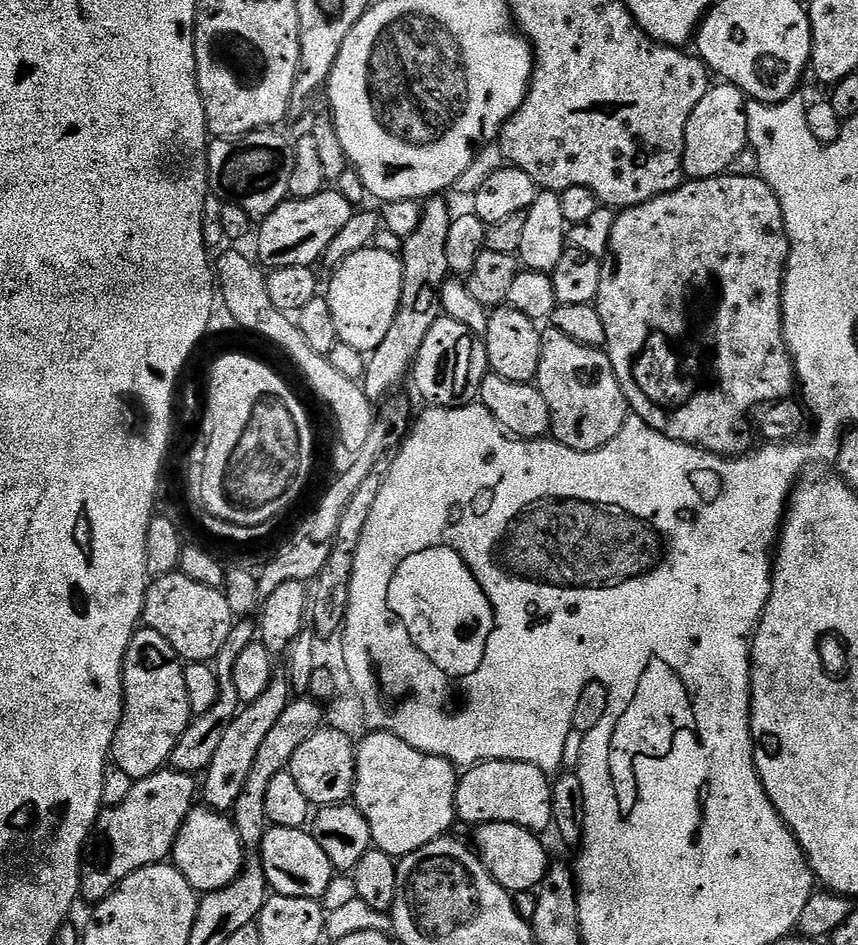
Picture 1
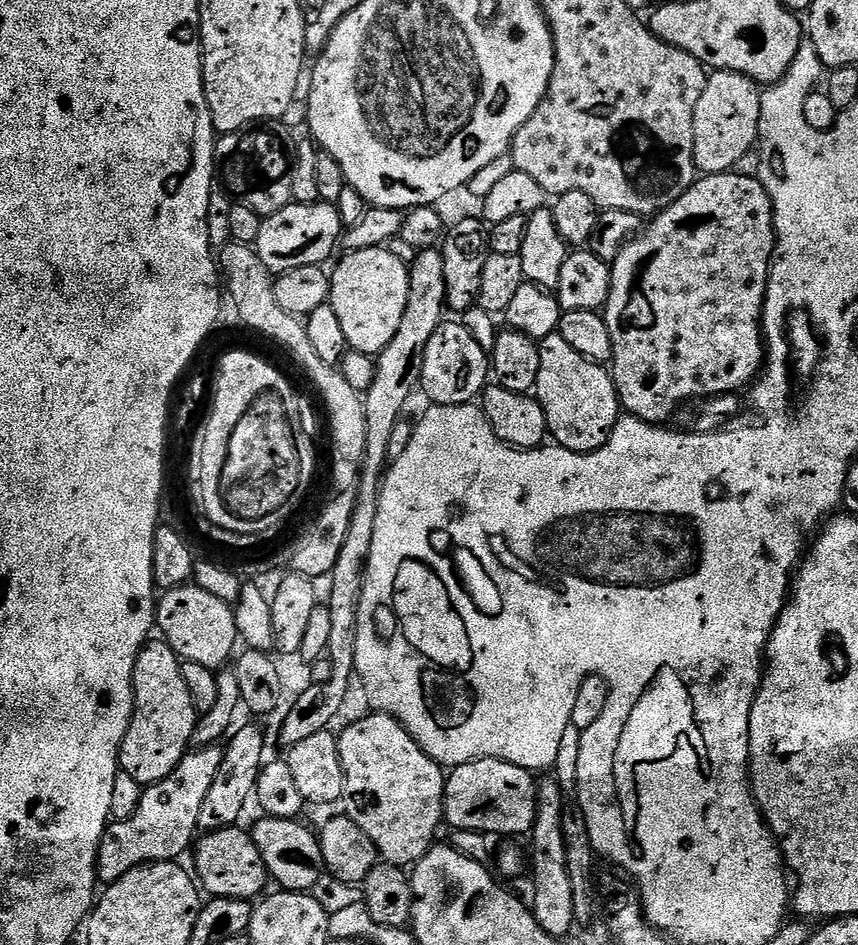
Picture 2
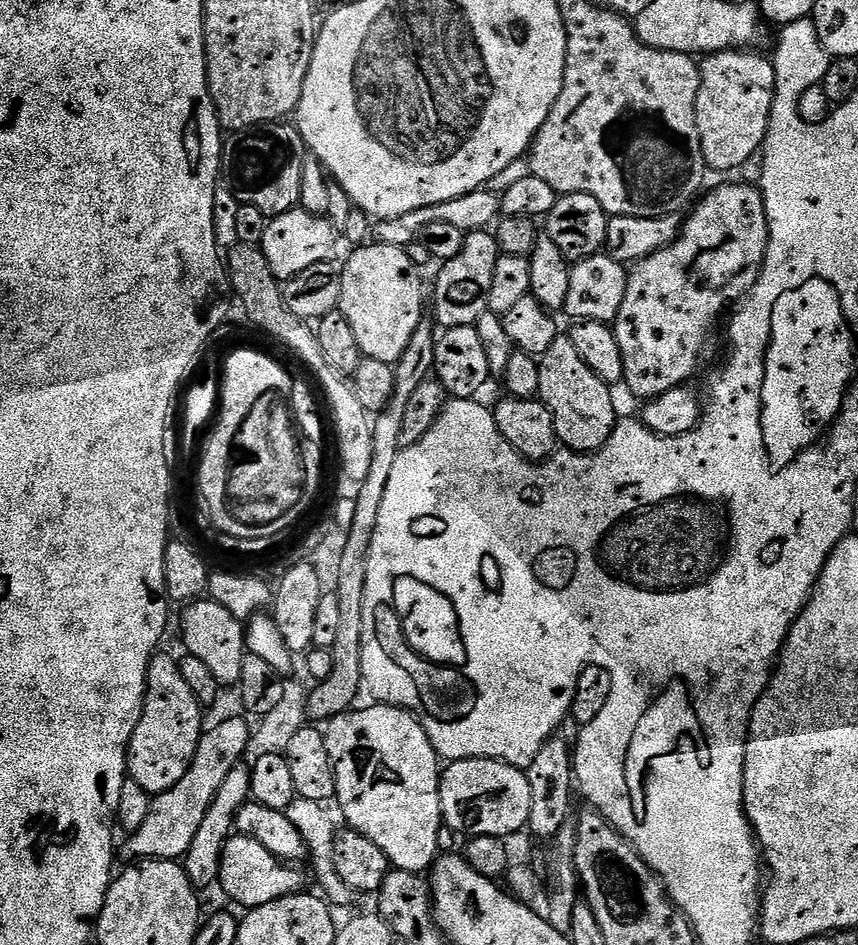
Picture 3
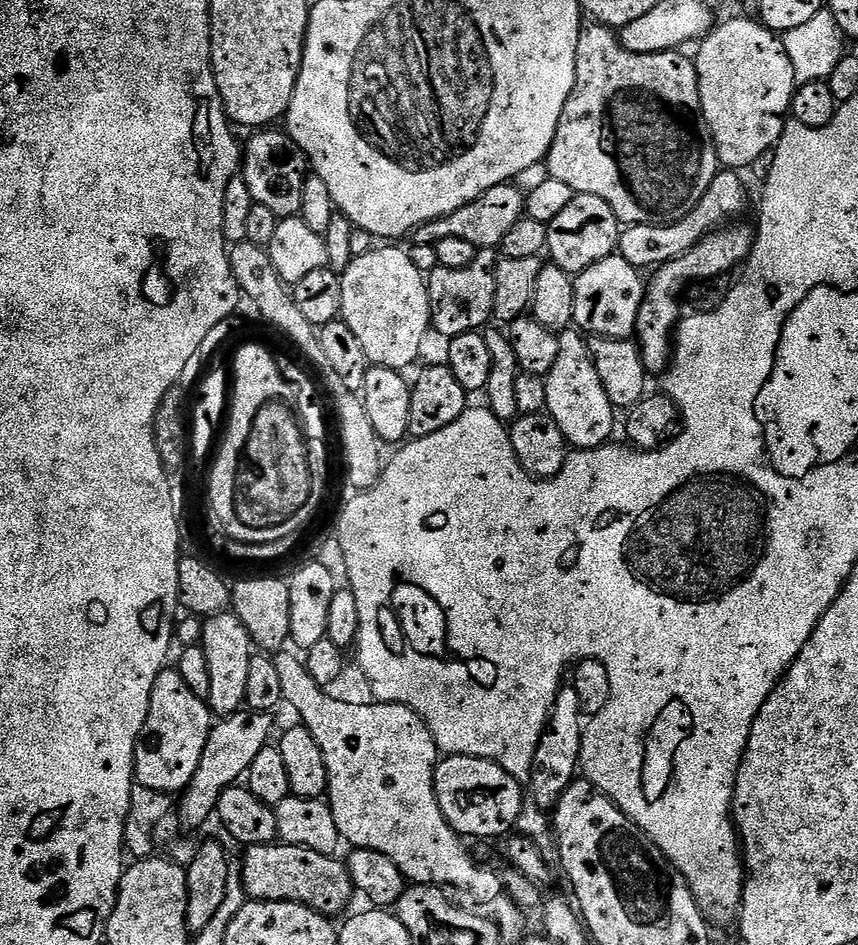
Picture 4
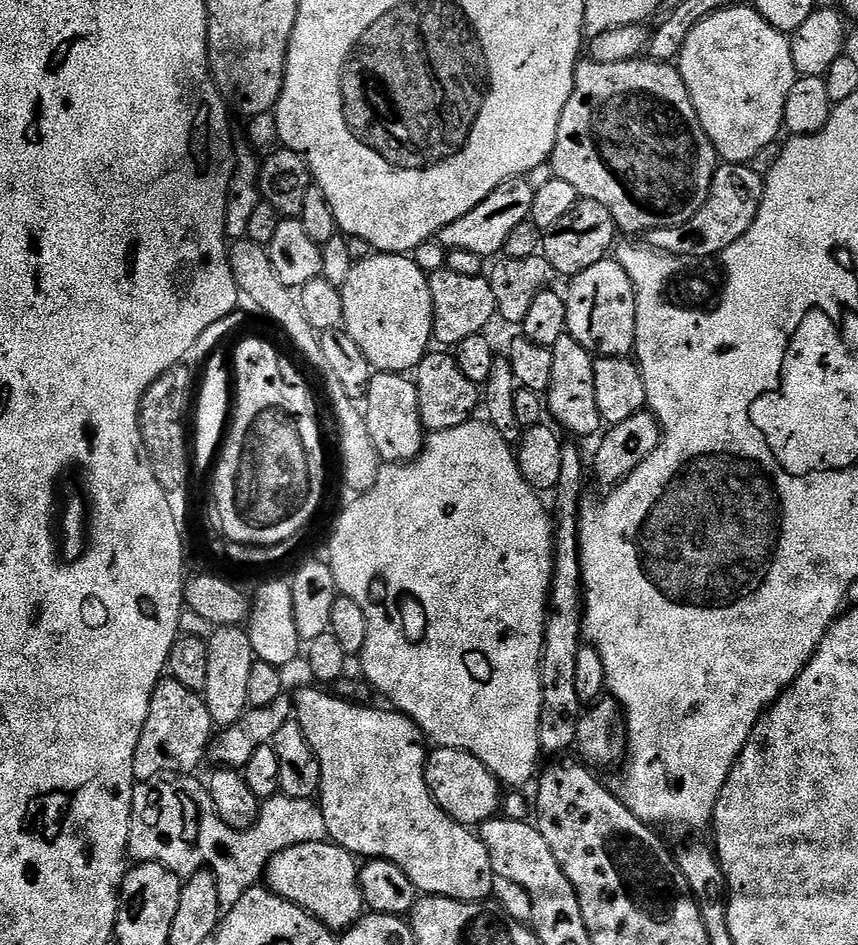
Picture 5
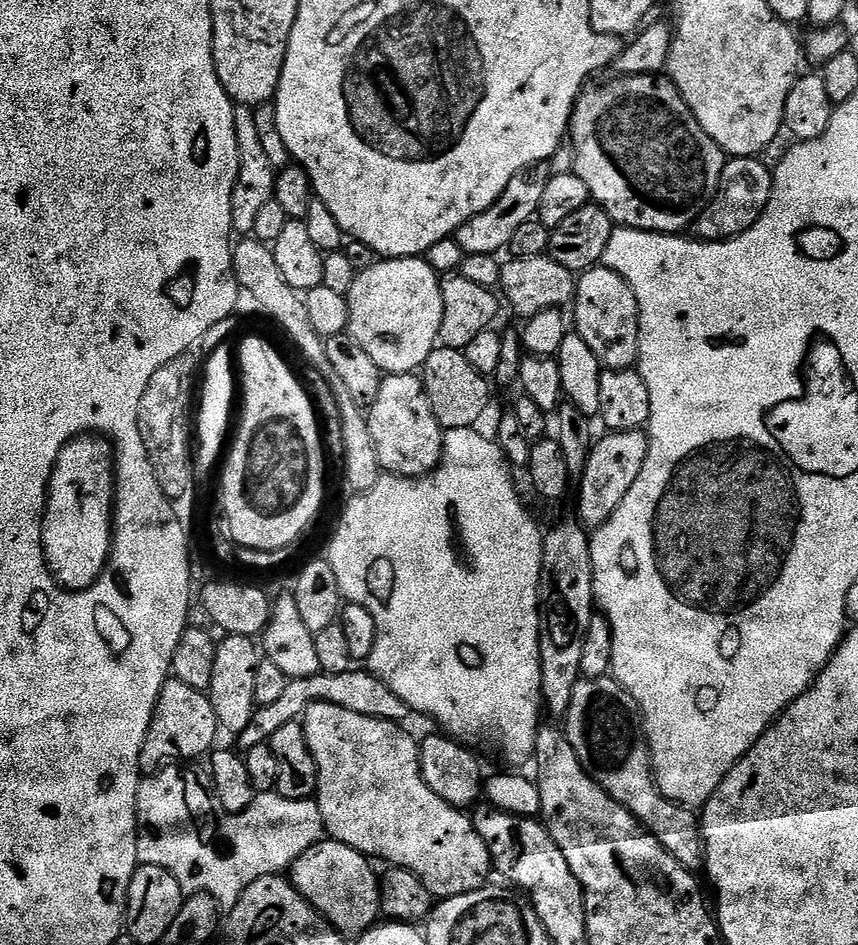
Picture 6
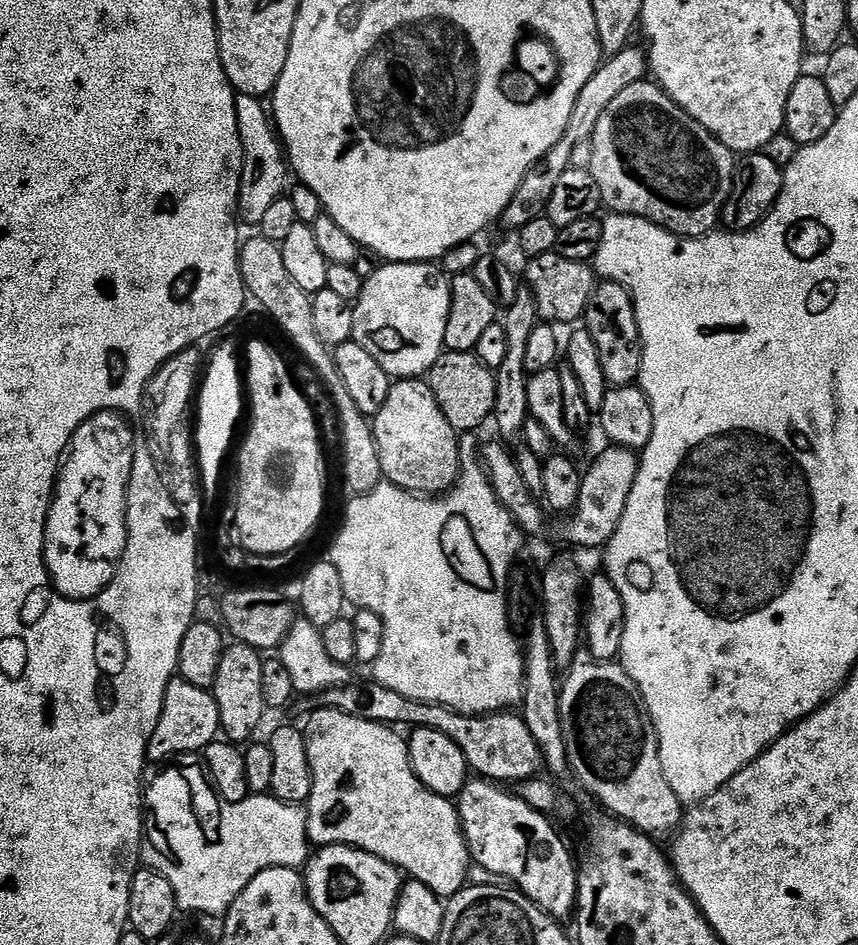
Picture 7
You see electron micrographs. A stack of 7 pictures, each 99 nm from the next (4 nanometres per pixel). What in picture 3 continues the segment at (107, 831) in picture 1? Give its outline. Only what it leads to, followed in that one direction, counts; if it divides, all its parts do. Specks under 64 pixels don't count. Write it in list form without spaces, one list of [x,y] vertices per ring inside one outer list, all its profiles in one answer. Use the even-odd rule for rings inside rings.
[[[228,718],[201,733],[190,770],[170,790],[159,792],[151,799],[142,826],[127,837],[127,859],[177,861],[185,856],[218,788],[245,757],[251,733],[250,726],[240,718]]]

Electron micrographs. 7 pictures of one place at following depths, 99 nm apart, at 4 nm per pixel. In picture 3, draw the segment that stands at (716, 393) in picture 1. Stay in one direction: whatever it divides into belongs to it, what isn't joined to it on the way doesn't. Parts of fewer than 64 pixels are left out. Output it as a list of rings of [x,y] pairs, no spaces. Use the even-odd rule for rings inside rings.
[[[720,182],[713,192],[707,192],[687,213],[688,220],[686,216],[680,237],[670,246],[631,265],[628,272],[626,296],[622,298],[622,310],[618,310],[616,315],[614,331],[618,338],[618,350],[622,350],[623,387],[628,387],[640,402],[650,401],[658,394],[666,394],[666,390],[689,383],[688,379],[700,368],[704,347],[712,340],[716,319],[724,311],[727,313],[733,306],[739,305],[748,295],[764,265],[768,219],[763,192],[750,184],[727,182]]]

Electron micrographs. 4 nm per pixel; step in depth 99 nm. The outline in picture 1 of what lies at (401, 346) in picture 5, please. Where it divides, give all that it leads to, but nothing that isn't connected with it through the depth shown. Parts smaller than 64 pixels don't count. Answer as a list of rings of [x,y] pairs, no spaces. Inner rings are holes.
[[[371,247],[358,250],[358,254],[350,254],[350,258],[333,271],[336,273],[326,284],[326,295],[340,343],[354,346],[354,350],[365,354],[382,346],[390,326],[394,326],[394,314],[398,314],[403,269],[404,262],[399,255]]]

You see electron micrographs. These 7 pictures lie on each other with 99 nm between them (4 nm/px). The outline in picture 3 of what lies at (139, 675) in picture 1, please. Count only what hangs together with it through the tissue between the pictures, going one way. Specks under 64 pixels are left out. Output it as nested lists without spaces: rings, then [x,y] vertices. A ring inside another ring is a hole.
[[[153,656],[146,674],[142,718],[138,718],[138,726],[128,743],[127,775],[142,790],[150,794],[168,791],[190,770],[202,733],[200,712],[202,705],[194,698],[190,686],[186,686],[177,657]]]

